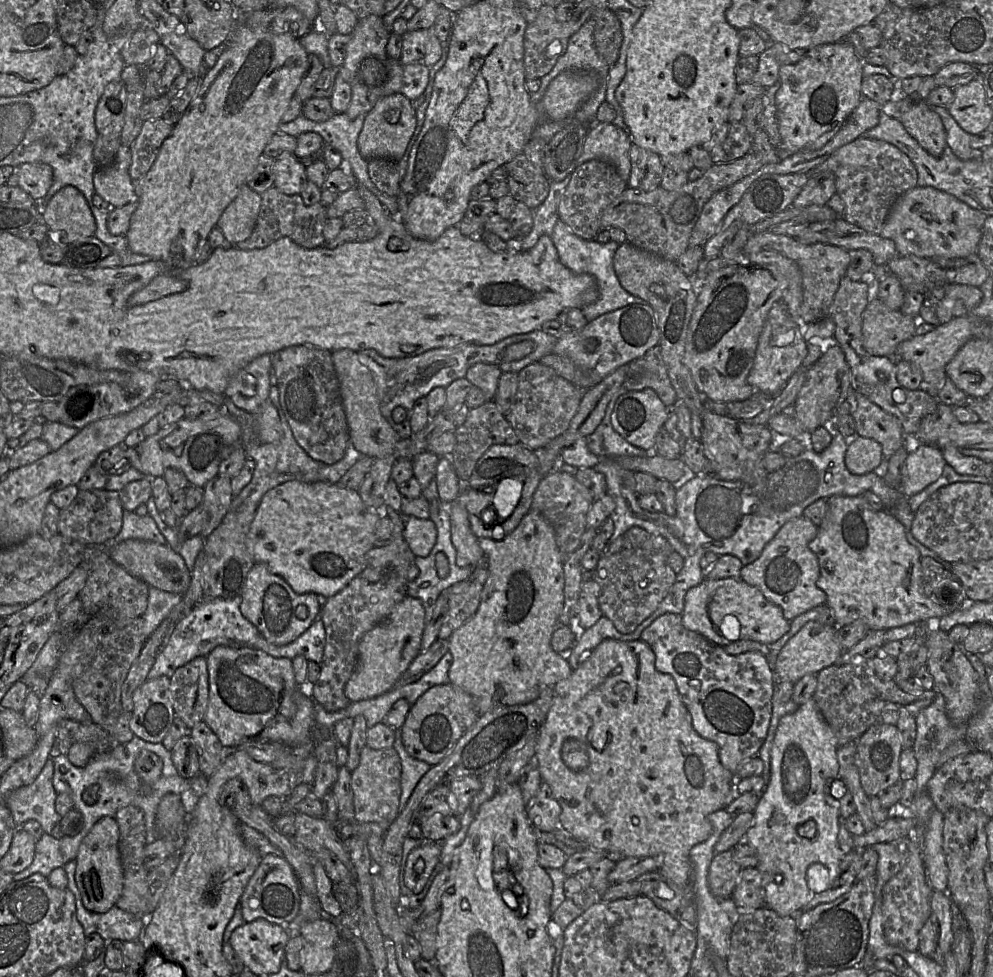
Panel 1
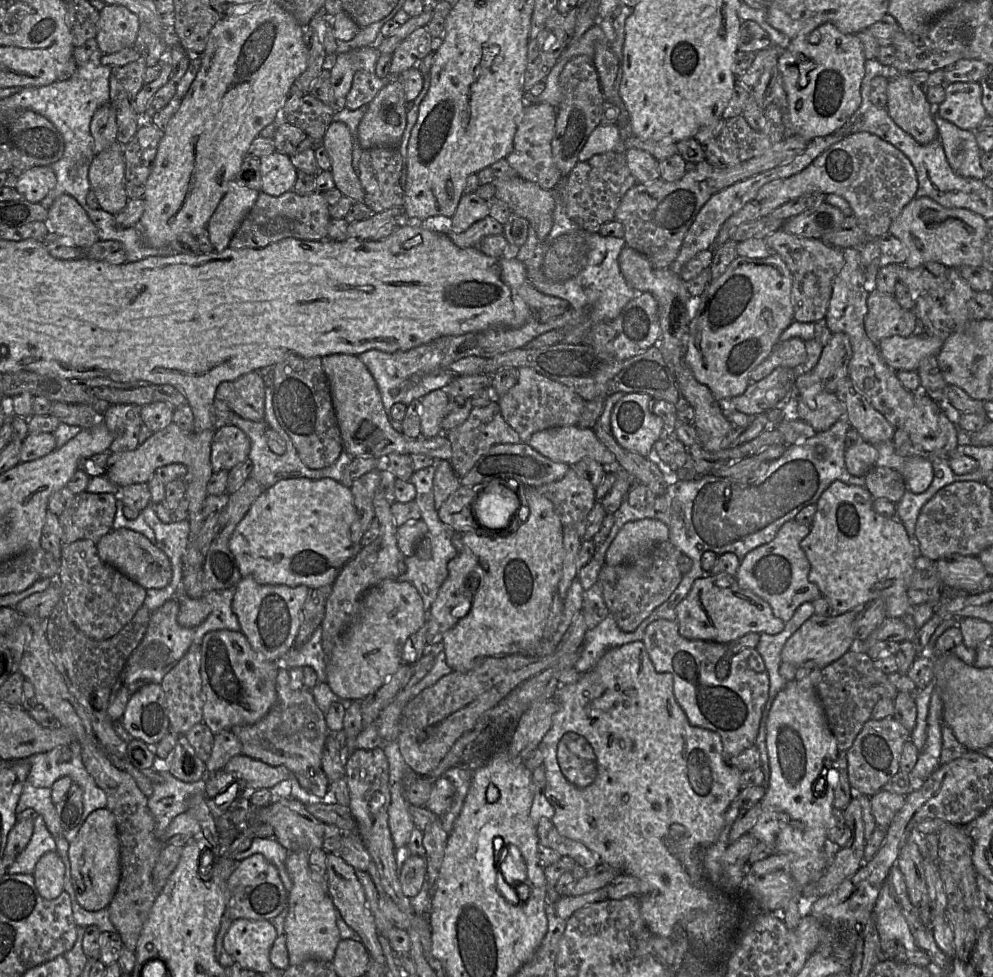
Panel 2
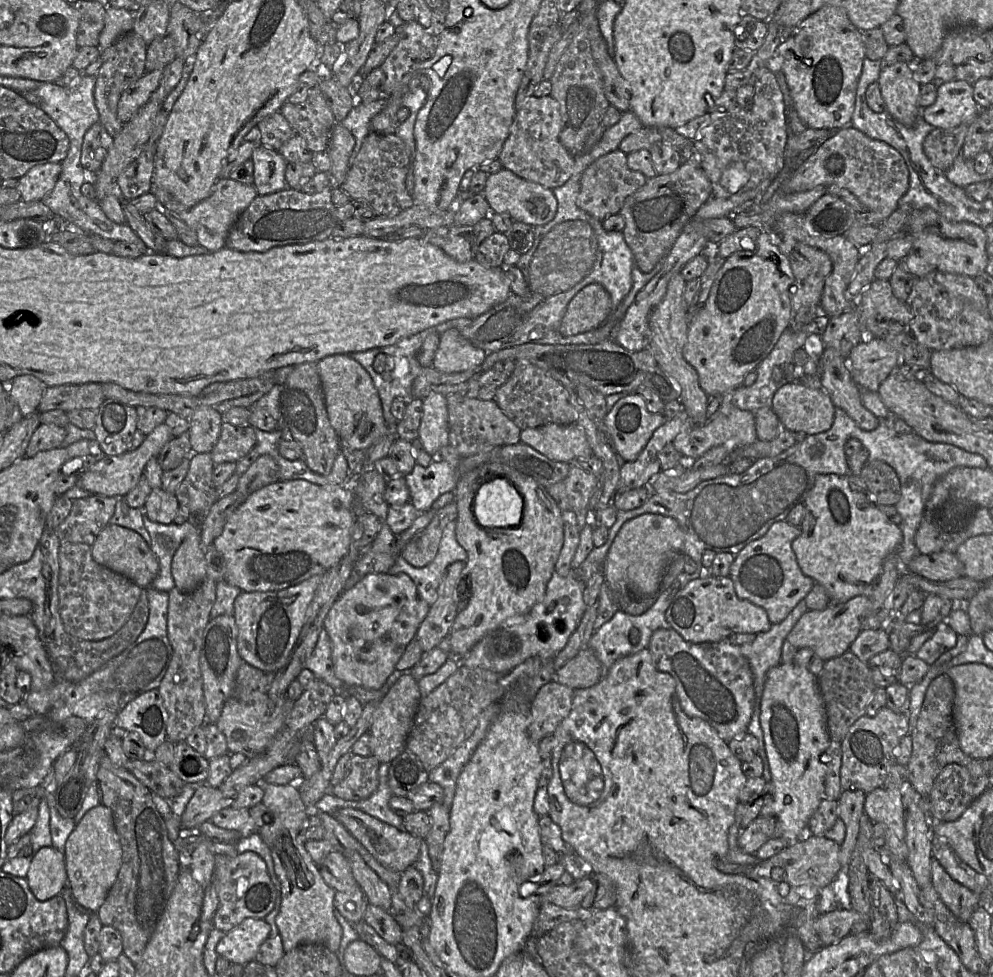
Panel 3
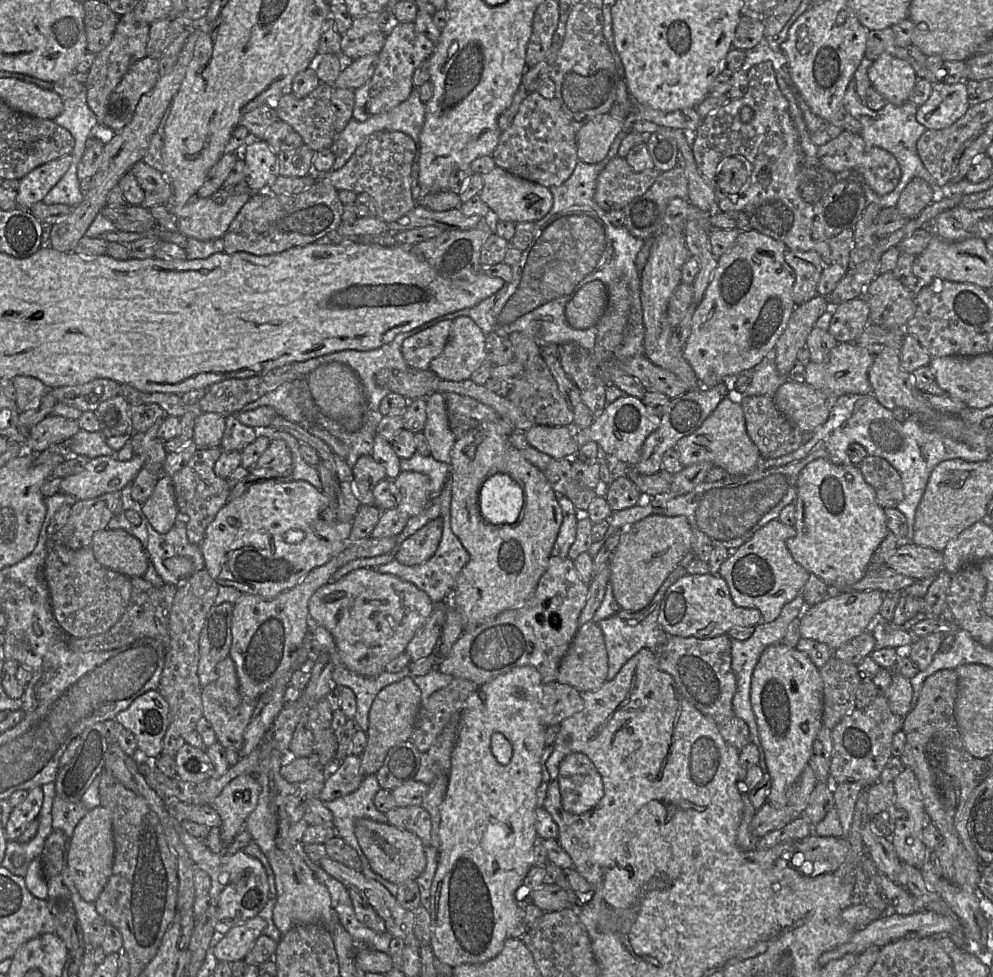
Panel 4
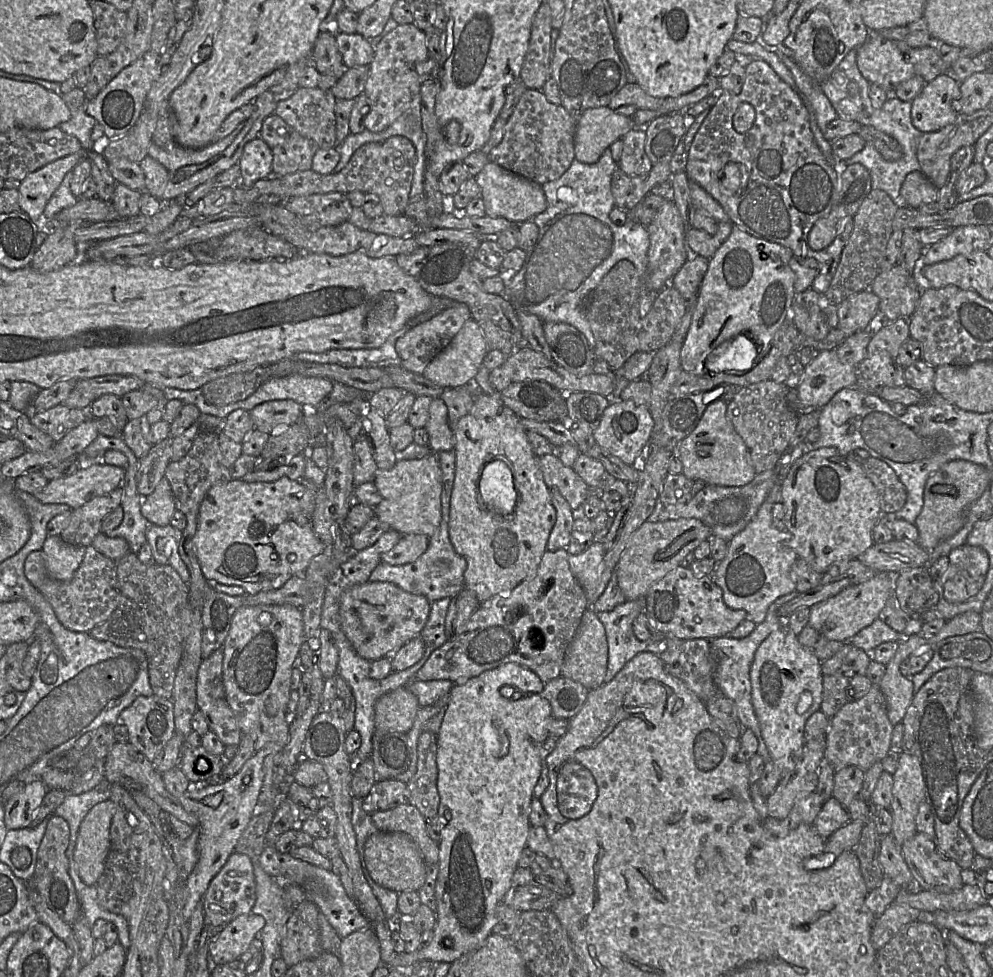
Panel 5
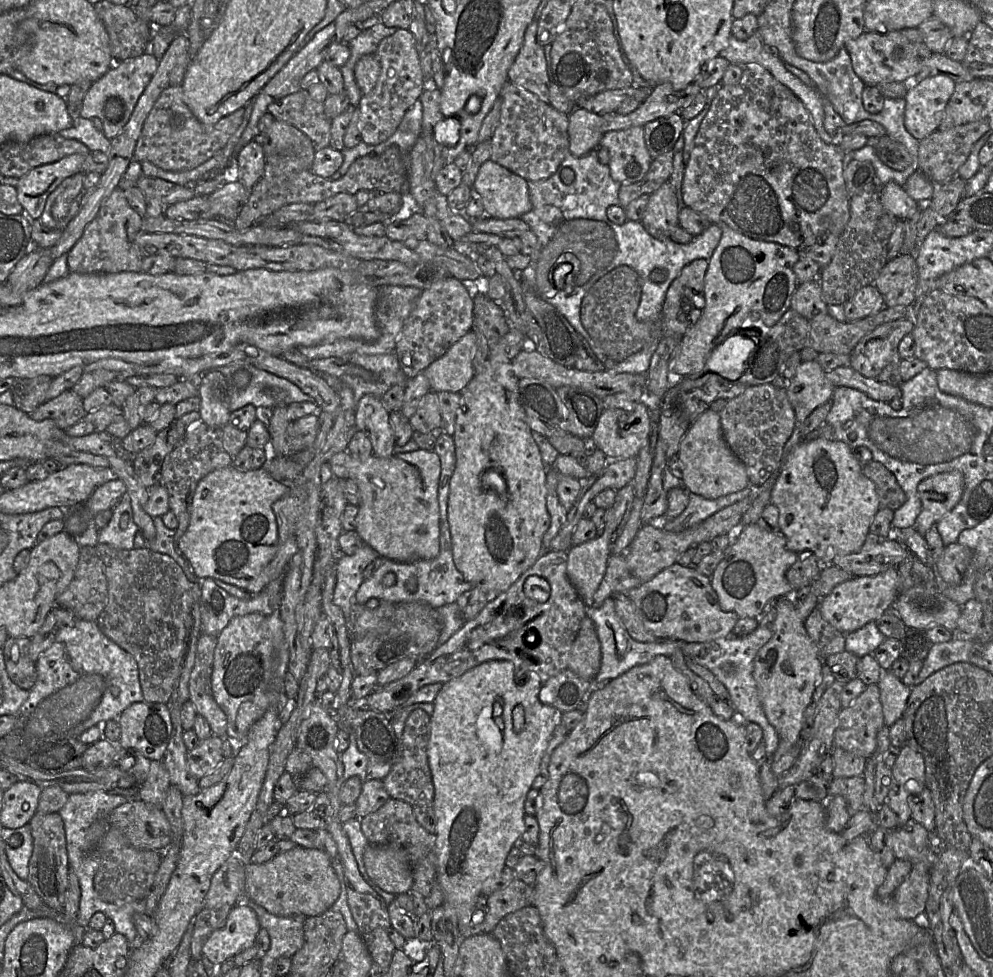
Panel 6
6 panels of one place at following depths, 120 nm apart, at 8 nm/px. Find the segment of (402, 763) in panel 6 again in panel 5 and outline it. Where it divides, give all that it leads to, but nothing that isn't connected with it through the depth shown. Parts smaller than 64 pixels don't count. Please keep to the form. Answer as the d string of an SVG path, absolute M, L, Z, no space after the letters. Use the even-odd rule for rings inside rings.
M423 731L418 738L417 770L407 783L410 804L422 814L428 835L437 843L441 841L438 809L440 797L437 788L437 743L436 735Z

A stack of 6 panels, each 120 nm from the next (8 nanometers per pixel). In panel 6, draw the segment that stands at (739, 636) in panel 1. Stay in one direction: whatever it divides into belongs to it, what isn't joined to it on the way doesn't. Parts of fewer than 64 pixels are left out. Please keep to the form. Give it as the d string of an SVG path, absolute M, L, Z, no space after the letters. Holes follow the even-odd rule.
M674 563L649 581L627 592L644 627L655 637L704 643L733 635L739 616L734 612L724 612L720 608L710 577L700 574L695 567Z

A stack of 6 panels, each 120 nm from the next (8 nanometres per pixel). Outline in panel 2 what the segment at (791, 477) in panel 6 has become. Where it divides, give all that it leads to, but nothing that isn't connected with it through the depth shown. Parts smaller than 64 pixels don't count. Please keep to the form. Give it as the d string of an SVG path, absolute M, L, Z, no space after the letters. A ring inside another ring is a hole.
M841 481L832 482L821 494L816 503L817 510L810 532L800 543L810 562L808 579L818 586L836 615L855 611L875 599L885 602L886 617L903 618L908 614L913 615L907 590L915 569L914 547L899 521L875 512L873 500L865 487L847 485Z

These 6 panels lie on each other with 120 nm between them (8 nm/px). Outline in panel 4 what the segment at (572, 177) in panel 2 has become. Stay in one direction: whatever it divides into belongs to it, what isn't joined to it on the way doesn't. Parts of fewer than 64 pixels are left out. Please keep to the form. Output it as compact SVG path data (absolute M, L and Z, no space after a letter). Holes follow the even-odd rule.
M616 155L597 177L594 200L606 212L611 210L623 210L634 198L646 192L660 173L661 172L656 168L636 172L627 163L625 158Z

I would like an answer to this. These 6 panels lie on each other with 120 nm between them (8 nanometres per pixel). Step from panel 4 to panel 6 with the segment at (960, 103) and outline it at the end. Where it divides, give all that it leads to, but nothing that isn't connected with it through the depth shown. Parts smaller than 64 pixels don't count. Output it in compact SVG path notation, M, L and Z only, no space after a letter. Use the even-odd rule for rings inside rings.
M947 75L917 78L906 94L904 124L916 139L923 140L938 129L956 82Z

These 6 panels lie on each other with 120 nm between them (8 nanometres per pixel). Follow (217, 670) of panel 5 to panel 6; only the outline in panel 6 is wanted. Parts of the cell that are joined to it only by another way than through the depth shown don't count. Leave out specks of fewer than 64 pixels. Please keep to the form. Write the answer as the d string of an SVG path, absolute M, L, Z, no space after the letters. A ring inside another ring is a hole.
M202 633L197 643L195 663L189 679L190 699L196 712L203 716L212 734L227 738L227 716L215 701L211 688L214 651L218 636Z

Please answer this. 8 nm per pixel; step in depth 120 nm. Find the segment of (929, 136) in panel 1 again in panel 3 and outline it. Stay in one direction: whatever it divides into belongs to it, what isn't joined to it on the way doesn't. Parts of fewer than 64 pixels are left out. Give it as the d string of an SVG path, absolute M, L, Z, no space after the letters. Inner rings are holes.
M910 63L884 65L877 80L886 110L905 126L913 126L922 108L919 105L920 86Z

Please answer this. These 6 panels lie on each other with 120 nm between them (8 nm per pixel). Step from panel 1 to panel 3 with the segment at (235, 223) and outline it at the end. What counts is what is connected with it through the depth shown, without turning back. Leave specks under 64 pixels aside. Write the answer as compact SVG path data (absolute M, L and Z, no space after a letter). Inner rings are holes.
M229 177L218 179L210 195L192 207L182 205L171 193L153 183L150 192L156 196L159 207L185 222L196 233L198 244L210 252L225 246L227 235L235 221L258 195L253 184L242 184Z

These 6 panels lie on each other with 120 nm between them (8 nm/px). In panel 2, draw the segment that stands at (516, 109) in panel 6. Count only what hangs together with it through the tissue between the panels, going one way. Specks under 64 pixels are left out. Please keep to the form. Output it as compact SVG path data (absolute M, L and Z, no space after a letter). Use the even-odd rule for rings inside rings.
M525 103L514 136L513 150L506 156L507 162L520 178L534 182L545 190L552 190L562 177L554 163L551 149L555 132L556 111L557 109L547 103Z

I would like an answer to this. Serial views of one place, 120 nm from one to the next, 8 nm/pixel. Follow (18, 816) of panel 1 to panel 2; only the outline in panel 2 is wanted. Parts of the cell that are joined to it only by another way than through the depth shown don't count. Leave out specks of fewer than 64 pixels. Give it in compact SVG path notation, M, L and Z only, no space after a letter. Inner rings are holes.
M26 783L16 806L17 815L26 809L34 809L44 818L49 832L54 838L63 836L63 828L59 822L55 804L52 801L51 788L37 788Z

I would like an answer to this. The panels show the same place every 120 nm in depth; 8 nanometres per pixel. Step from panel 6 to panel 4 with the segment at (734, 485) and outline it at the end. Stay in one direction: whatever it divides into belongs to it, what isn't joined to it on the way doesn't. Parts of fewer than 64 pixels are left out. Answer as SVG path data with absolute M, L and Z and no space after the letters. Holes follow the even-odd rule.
M723 399L711 415L691 435L680 439L675 445L682 466L689 467L700 462L709 462L724 469L729 476L744 476L755 470L763 460L757 446L746 431L742 406Z

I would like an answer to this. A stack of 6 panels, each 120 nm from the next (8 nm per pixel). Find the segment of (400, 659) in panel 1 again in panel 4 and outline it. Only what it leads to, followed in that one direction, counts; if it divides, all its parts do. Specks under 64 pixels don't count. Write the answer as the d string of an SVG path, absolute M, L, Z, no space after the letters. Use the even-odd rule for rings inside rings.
M376 568L357 569L350 574L343 576L337 581L330 580L327 584L321 586L315 591L308 603L311 620L315 621L319 625L324 626L331 633L342 663L350 671L365 677L375 677L384 672L385 666L388 662L396 658L401 653L405 652L408 643L412 640L416 632L424 625L426 620L433 612L434 607L435 603L430 599L427 593L416 587L413 583L402 580L401 578L392 574L380 573Z

